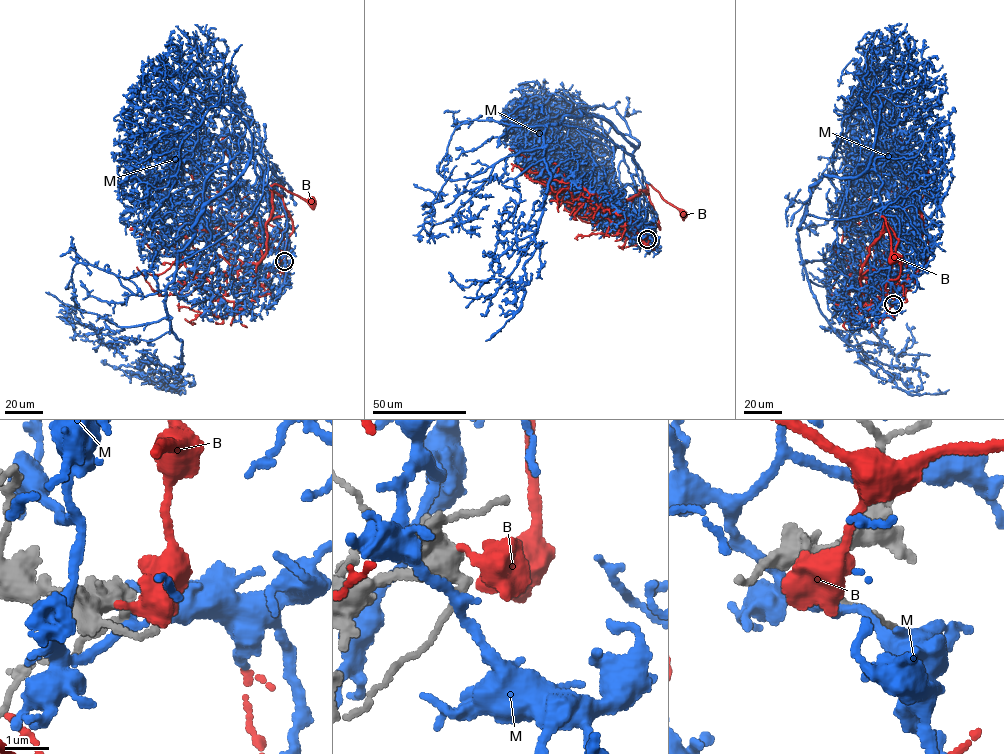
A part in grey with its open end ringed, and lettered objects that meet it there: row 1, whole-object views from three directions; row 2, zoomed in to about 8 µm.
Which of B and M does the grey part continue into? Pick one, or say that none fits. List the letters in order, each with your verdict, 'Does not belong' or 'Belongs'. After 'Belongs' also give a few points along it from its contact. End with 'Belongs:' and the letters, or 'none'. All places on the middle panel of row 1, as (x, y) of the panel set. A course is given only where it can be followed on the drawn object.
B: Does not belong
M: Does not belong
Belongs: none

